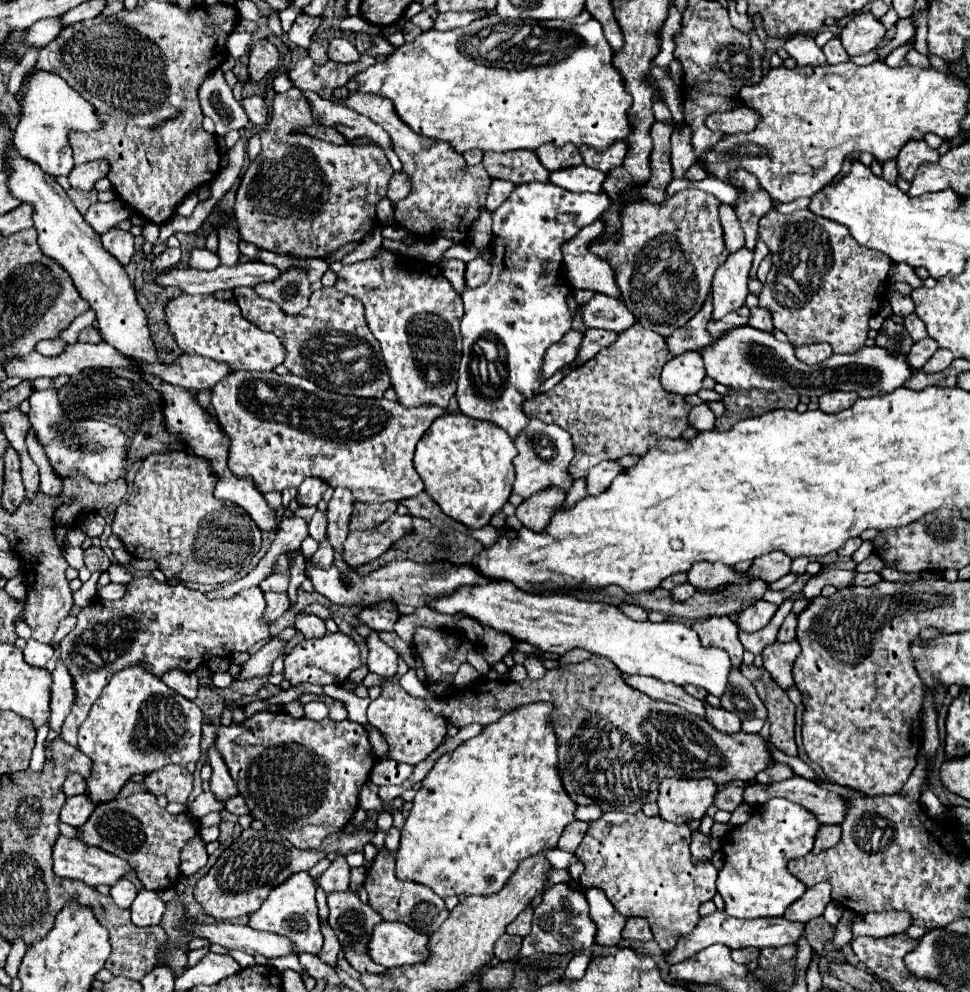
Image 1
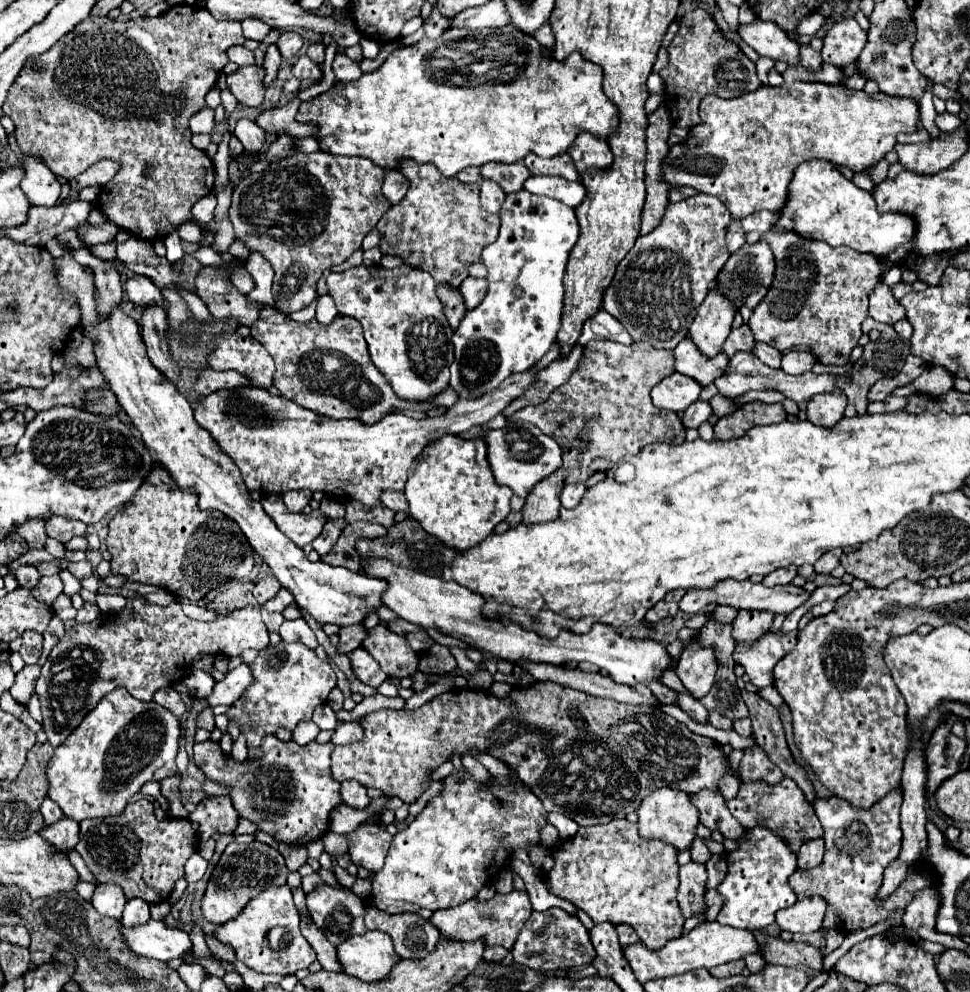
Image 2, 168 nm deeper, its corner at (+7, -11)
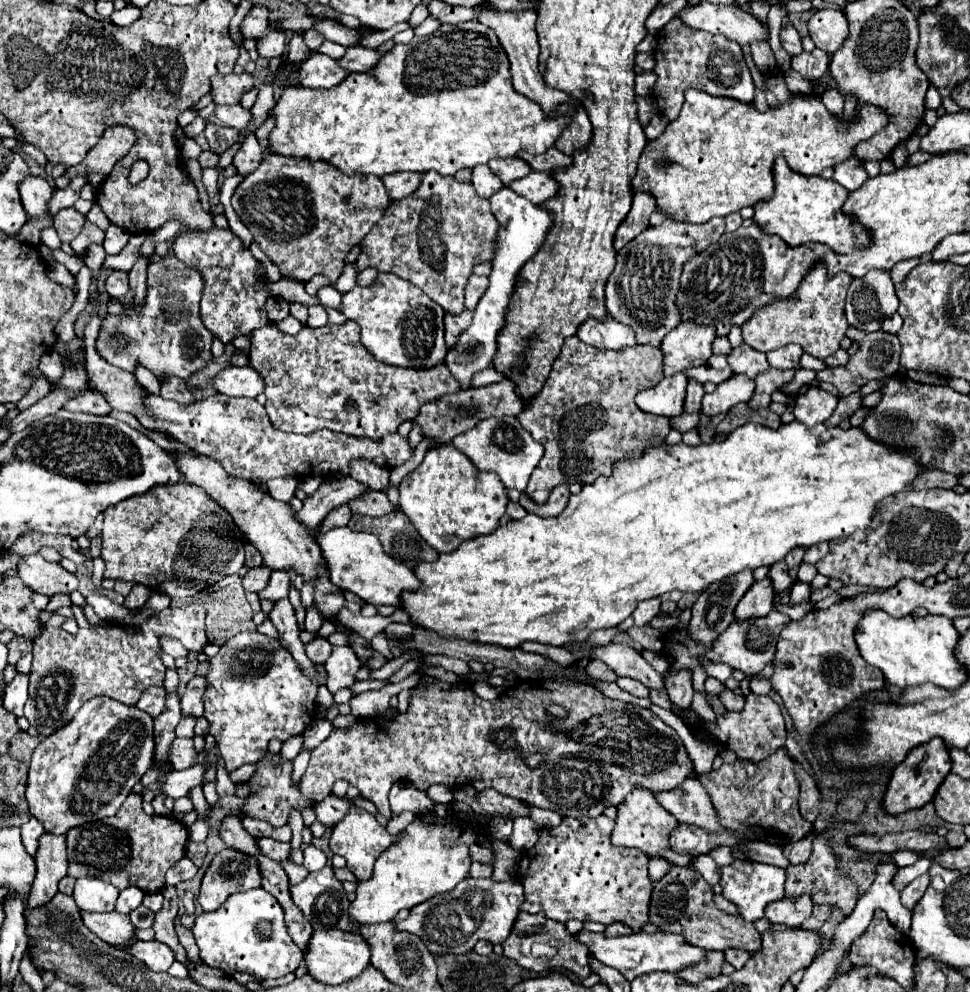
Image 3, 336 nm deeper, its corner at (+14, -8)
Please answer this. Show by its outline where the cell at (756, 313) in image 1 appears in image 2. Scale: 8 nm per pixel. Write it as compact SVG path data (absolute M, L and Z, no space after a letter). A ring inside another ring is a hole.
M755 343L753 353L759 359L763 359L763 363L769 365L769 367L779 367L781 365L781 351L775 351L775 347L771 347L767 343Z

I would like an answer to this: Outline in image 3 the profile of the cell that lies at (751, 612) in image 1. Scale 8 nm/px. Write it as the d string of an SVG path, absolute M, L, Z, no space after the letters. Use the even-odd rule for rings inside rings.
M768 578L758 580L750 586L750 590L744 594L744 598L738 602L734 616L740 620L748 618L760 618L766 616L774 608L774 588Z

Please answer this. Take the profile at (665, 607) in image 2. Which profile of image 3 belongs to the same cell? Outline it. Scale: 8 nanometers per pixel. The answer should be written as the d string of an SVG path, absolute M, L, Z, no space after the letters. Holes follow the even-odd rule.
M660 598L640 602L640 604L636 606L636 612L632 614L634 626L646 626L658 612L660 612Z

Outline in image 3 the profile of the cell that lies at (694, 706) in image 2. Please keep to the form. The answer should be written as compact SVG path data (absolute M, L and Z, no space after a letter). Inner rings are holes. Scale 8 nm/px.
M610 642L606 646L598 646L594 650L594 658L604 660L618 676L628 676L648 688L664 690L662 676L640 656L640 652L636 652L624 642Z

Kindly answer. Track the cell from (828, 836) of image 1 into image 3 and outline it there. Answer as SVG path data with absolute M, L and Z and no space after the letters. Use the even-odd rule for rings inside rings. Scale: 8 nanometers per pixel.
M806 836L804 840L798 840L798 842L790 842L786 844L784 848L784 856L792 862L792 864L804 864L810 854L812 854L812 838Z

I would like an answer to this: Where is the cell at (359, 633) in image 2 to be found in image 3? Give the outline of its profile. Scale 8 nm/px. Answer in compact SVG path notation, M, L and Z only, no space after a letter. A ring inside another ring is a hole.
M316 636L312 642L308 642L306 646L306 656L314 662L314 664L324 664L332 652L332 646L328 644L328 640Z

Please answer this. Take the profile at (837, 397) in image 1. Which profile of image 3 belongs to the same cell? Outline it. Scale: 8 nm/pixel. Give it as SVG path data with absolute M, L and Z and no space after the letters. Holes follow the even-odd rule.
M812 386L804 394L796 396L794 416L806 426L816 426L816 424L826 422L832 416L836 404L838 404L838 398L824 392L822 388Z

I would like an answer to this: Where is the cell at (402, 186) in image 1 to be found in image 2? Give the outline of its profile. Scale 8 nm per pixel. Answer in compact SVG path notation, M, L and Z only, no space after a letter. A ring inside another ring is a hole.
M387 171L385 173L385 183L383 183L383 195L395 205L399 203L409 189L409 181L403 173L399 171Z

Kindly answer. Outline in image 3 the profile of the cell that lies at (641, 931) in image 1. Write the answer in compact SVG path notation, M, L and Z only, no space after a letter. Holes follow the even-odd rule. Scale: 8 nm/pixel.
M614 922L614 924L606 926L604 934L606 934L606 936L628 936L628 934L632 934L632 928L628 928L628 926L622 924L622 922Z

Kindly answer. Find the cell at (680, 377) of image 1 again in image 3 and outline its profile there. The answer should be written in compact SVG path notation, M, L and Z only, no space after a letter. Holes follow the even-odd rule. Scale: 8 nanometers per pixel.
M674 374L670 378L664 378L654 388L640 392L636 396L636 404L644 412L674 418L682 414L686 384L688 384L688 378L684 374Z

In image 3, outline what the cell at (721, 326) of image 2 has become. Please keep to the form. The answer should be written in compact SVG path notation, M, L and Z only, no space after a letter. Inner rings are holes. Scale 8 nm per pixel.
M690 322L678 324L660 346L664 354L664 376L706 364L712 356L714 338L714 326L696 326Z

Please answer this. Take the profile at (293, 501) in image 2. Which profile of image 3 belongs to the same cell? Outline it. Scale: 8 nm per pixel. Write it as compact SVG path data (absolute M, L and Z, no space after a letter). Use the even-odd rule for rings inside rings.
M272 478L266 482L266 486L268 486L268 494L272 498L290 502L290 498L294 496L294 490L298 488L298 480L296 478Z

